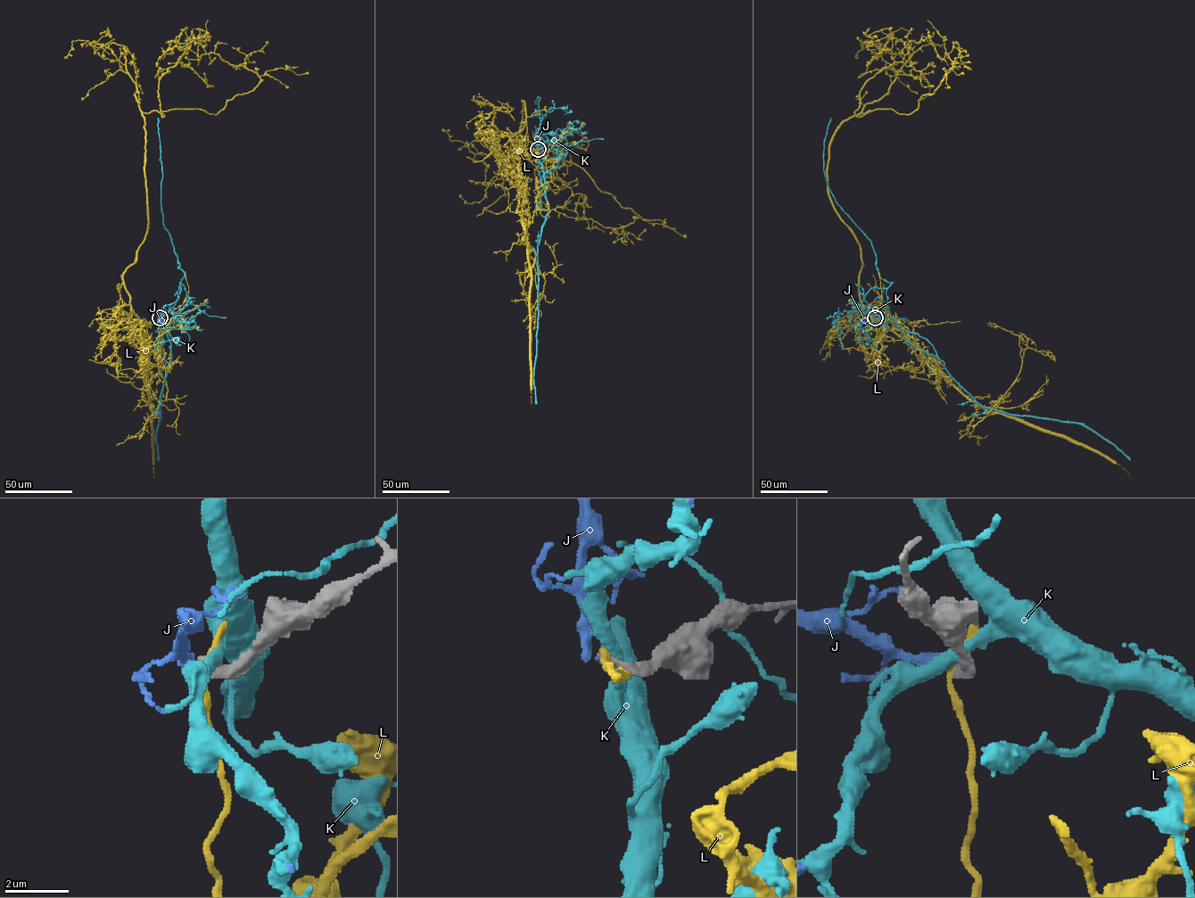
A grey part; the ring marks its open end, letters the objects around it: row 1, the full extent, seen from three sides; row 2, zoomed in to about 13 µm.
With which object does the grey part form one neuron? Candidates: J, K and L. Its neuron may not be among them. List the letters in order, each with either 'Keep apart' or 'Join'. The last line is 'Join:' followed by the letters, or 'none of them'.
J: Keep apart
K: Keep apart
L: Keep apart
Join: none of them

